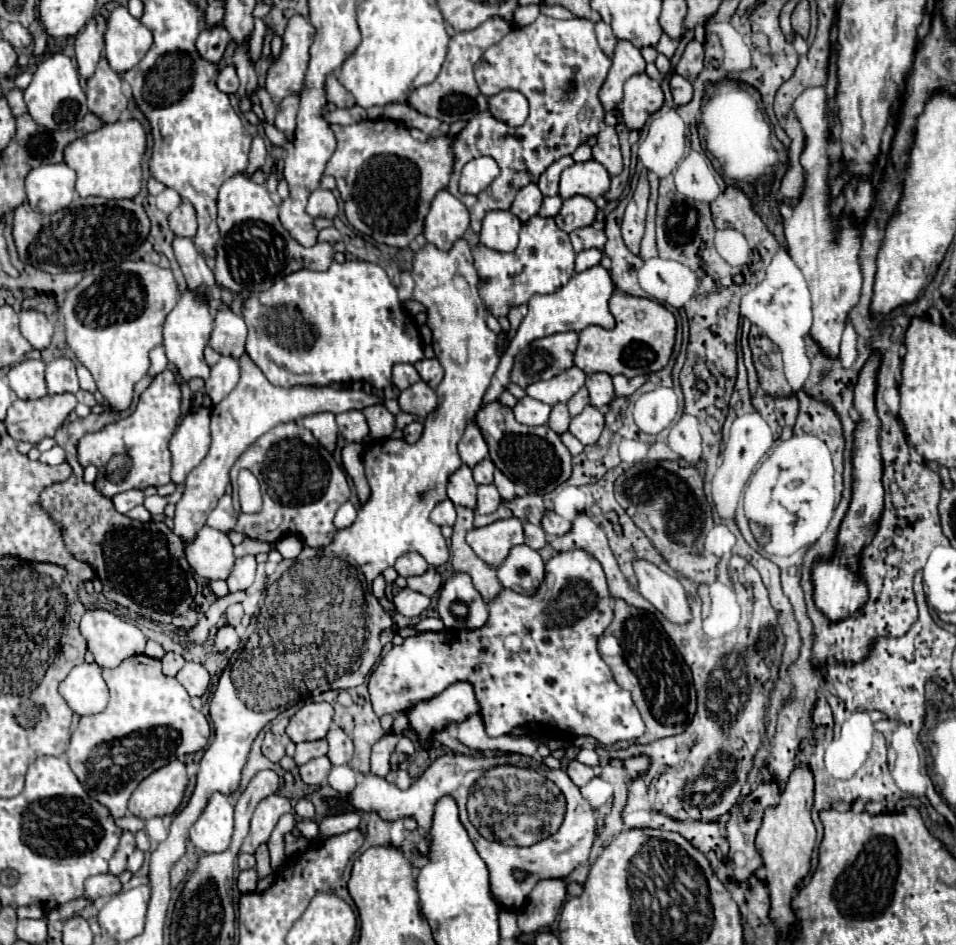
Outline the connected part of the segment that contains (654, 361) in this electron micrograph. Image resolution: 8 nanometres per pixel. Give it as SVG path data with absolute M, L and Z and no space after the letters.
M614 293L608 301L610 313L616 319L616 327L612 331L602 327L586 327L578 333L580 341L574 351L574 365L582 369L586 375L592 373L608 373L608 375L650 375L660 371L668 365L674 335L676 335L676 321L674 315L658 301L646 297L632 297Z

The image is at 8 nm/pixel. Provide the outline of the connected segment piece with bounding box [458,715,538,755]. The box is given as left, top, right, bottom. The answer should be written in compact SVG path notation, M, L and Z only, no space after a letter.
M468 717L462 725L458 725L458 741L470 749L500 749L500 751L516 751L520 755L536 755L538 741L514 739L506 737L488 737L484 731L482 717Z

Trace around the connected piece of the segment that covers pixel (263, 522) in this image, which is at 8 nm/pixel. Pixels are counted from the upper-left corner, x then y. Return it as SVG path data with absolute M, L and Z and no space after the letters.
M284 423L284 425L278 425L278 427L270 429L258 441L254 441L242 453L242 457L236 461L234 469L230 471L230 481L232 481L234 493L236 493L236 475L238 475L240 469L248 469L248 471L252 471L258 477L258 481L262 485L264 507L256 515L240 513L234 531L244 533L250 539L268 541L268 543L276 543L278 539L282 539L286 535L300 535L302 541L308 547L326 547L334 539L334 535L336 535L336 527L332 523L334 521L334 513L336 513L336 509L342 503L348 501L350 487L346 483L346 475L342 473L342 469L338 467L334 457L330 453L326 453L326 449L322 449L318 445L318 441L314 439L314 435L308 429L304 429L304 427L296 425L296 423Z

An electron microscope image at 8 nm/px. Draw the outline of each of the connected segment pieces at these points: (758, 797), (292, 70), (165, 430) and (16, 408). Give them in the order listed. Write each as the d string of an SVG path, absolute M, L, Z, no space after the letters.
M775 781L761 782L744 801L738 805L738 825L728 825L730 841L730 859L734 869L734 879L748 879L762 863L762 857L756 849L756 833L762 825L762 815L768 805L779 801L780 789Z
M290 17L282 35L282 51L270 61L266 71L266 91L272 95L276 105L282 101L282 97L296 93L302 87L310 61L308 49L312 45L314 33L316 29L306 17Z
M164 371L152 379L148 389L140 395L140 401L132 415L104 425L96 433L86 433L78 441L78 461L82 467L94 465L98 469L94 487L104 495L112 497L128 489L160 487L170 483L172 457L168 443L176 431L178 417L182 415L182 391L172 371Z
M72 393L46 395L36 401L16 399L6 413L6 429L12 439L40 443L44 437L54 437L56 429L74 411L76 397Z

